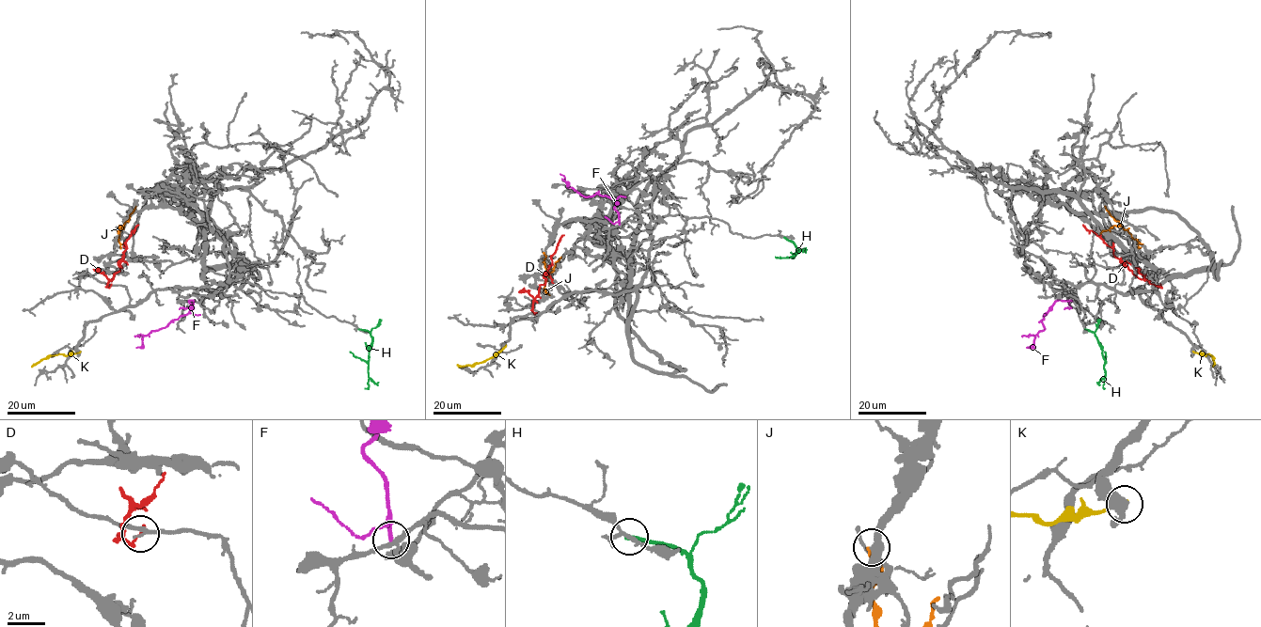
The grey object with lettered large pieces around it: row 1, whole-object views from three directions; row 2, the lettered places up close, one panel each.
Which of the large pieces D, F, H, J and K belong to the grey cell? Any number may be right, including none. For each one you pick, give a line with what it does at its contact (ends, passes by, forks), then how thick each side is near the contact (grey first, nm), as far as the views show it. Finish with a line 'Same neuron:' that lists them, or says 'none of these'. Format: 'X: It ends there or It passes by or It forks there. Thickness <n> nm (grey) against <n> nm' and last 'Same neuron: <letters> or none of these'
Same neuron: none of these

